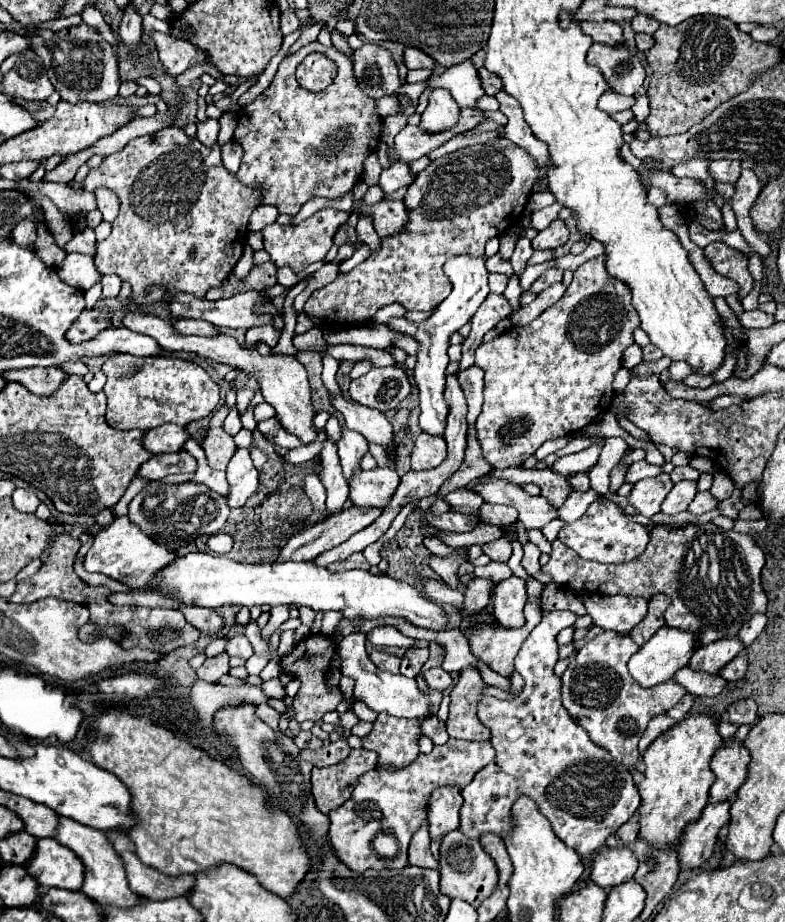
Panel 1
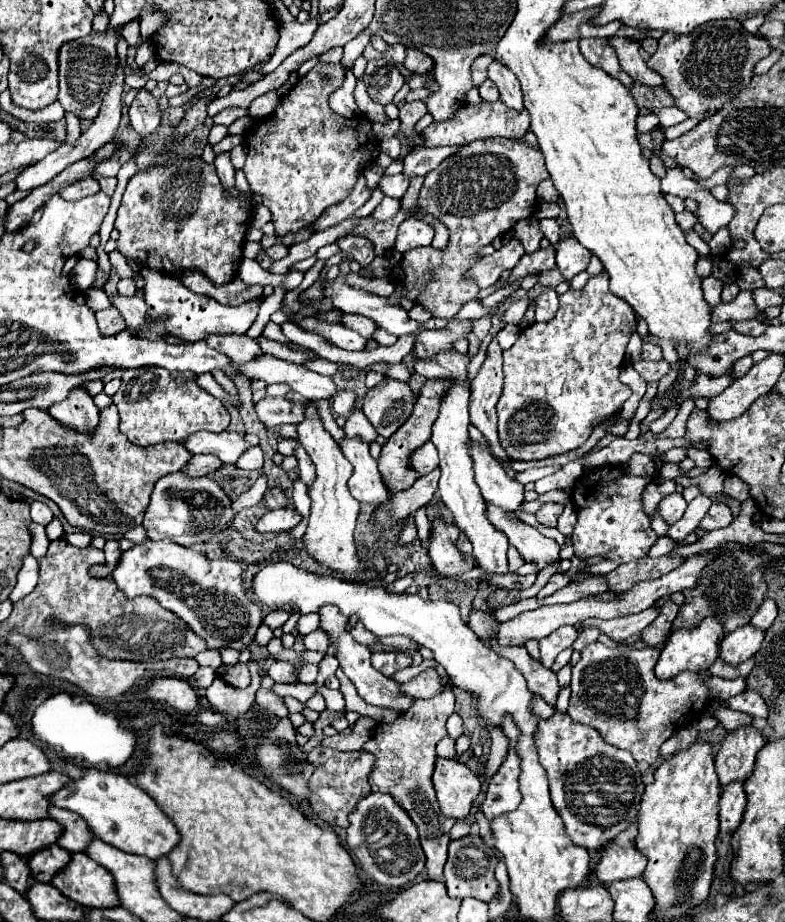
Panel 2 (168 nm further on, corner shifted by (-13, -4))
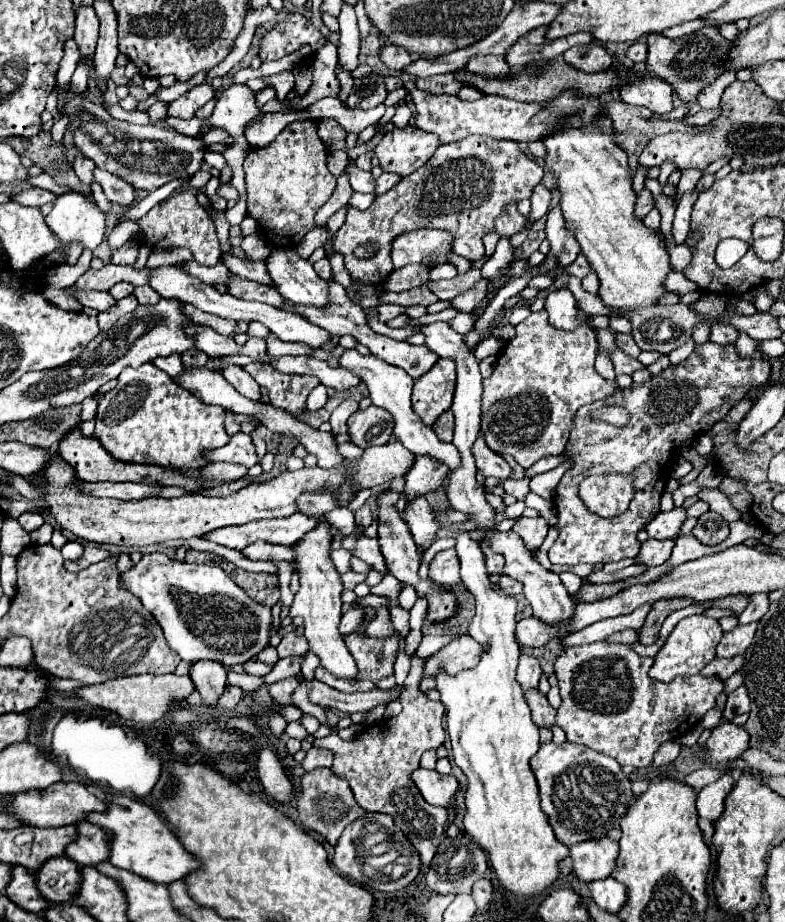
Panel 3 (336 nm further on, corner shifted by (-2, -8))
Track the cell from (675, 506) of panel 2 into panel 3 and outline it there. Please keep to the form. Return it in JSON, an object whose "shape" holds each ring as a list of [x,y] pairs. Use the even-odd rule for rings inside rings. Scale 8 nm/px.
{"shape":[[[672,508],[670,512],[658,512],[654,516],[654,520],[650,520],[646,530],[648,530],[650,538],[658,538],[658,540],[676,538],[684,520],[686,520],[686,510],[684,508]]]}

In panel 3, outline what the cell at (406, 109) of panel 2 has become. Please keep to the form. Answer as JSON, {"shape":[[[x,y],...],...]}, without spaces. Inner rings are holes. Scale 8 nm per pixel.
{"shape":[[[408,124],[404,128],[394,126],[376,146],[374,154],[378,156],[384,172],[408,176],[426,164],[438,146],[440,142],[435,134]]]}

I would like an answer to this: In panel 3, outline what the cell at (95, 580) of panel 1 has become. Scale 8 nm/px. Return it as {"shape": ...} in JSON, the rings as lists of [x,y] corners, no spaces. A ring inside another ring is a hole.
{"shape":[[[88,544],[80,560],[76,560],[76,562],[66,560],[64,566],[66,566],[70,572],[80,572],[80,570],[88,568],[90,564],[96,564],[96,562],[100,562],[100,560],[106,560],[108,556],[110,556],[108,550],[102,550],[102,548],[98,548],[98,546],[90,546],[90,544]]]}

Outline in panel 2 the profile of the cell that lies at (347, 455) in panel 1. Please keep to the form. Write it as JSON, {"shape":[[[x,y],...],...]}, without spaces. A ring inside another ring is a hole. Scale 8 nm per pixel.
{"shape":[[[353,410],[347,416],[347,422],[345,422],[343,430],[345,430],[347,436],[359,436],[363,442],[371,442],[377,436],[375,428],[371,428],[371,422],[363,416],[361,410]]]}

